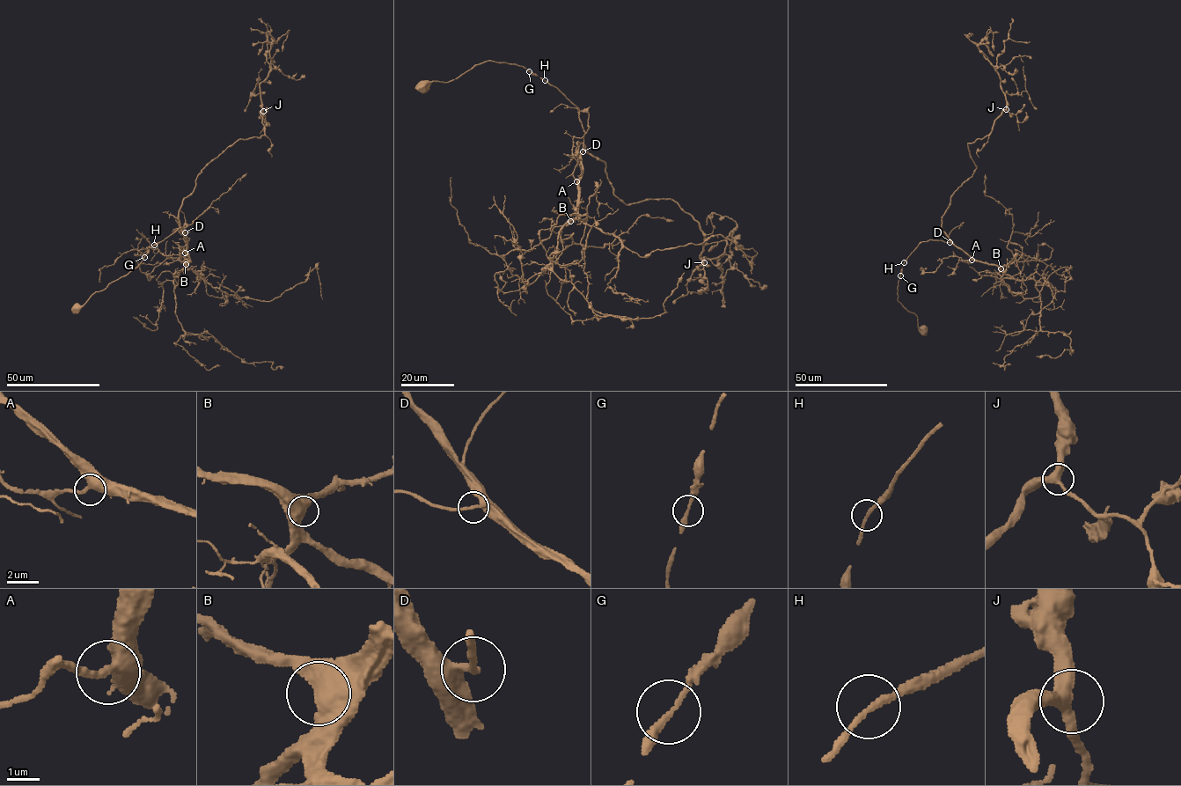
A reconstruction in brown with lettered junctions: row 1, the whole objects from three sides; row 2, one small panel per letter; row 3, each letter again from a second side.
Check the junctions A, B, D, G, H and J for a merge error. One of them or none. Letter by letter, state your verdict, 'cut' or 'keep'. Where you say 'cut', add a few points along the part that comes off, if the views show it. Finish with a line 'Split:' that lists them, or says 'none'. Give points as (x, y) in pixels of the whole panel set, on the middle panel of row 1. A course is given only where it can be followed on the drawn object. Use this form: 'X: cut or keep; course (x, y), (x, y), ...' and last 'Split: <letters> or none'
A: keep
B: keep
D: keep
G: keep
H: keep
J: keep
Split: none

